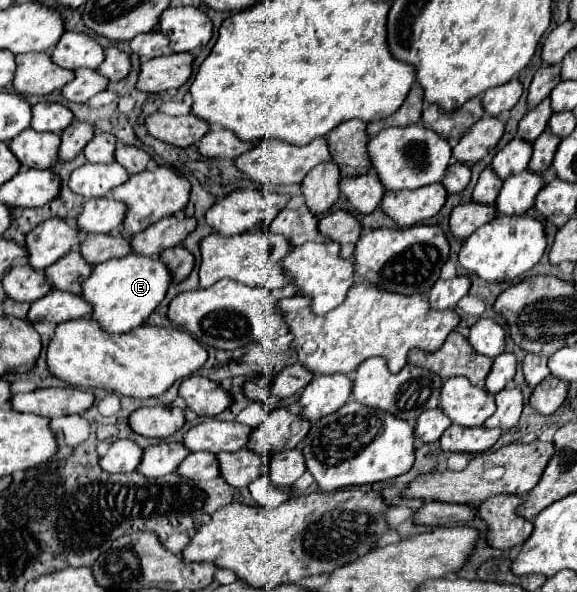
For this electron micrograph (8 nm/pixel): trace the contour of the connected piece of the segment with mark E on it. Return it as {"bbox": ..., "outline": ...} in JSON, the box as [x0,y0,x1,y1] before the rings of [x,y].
{"bbox":[82,253,172,333],"outline":[[[130,253],[120,259],[108,259],[94,267],[92,275],[82,285],[82,295],[92,303],[92,319],[96,319],[106,331],[126,333],[142,325],[152,311],[162,303],[172,283],[170,269],[160,261],[158,255],[146,257]]]}

